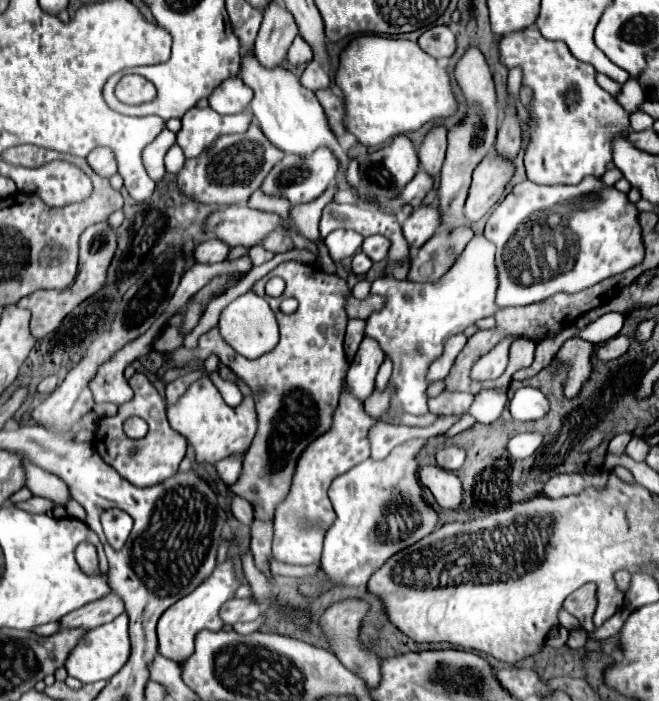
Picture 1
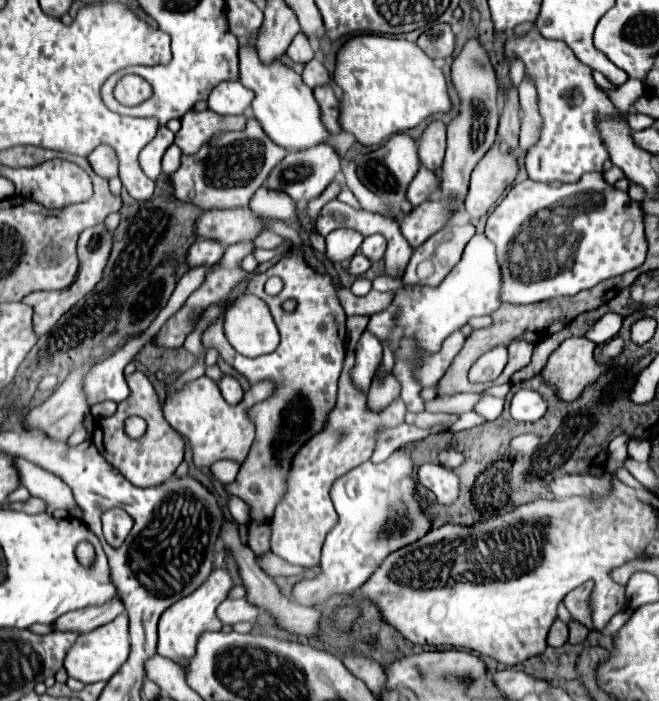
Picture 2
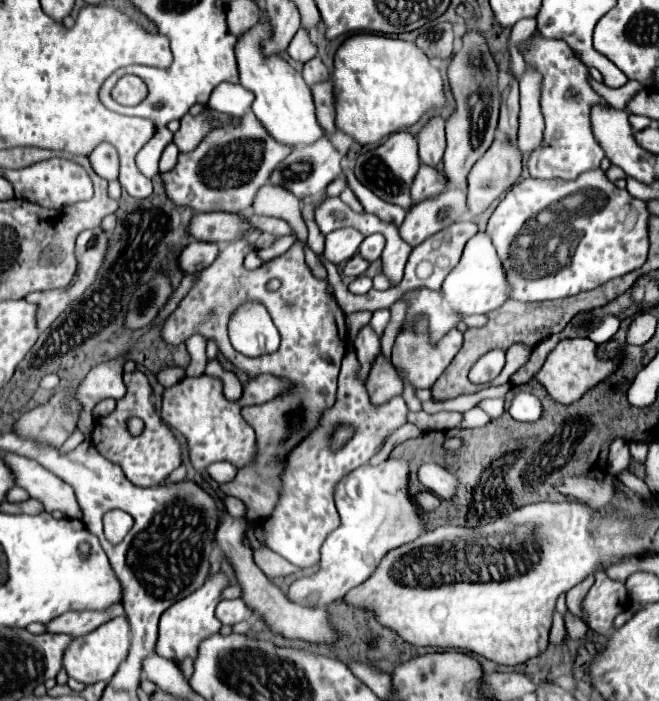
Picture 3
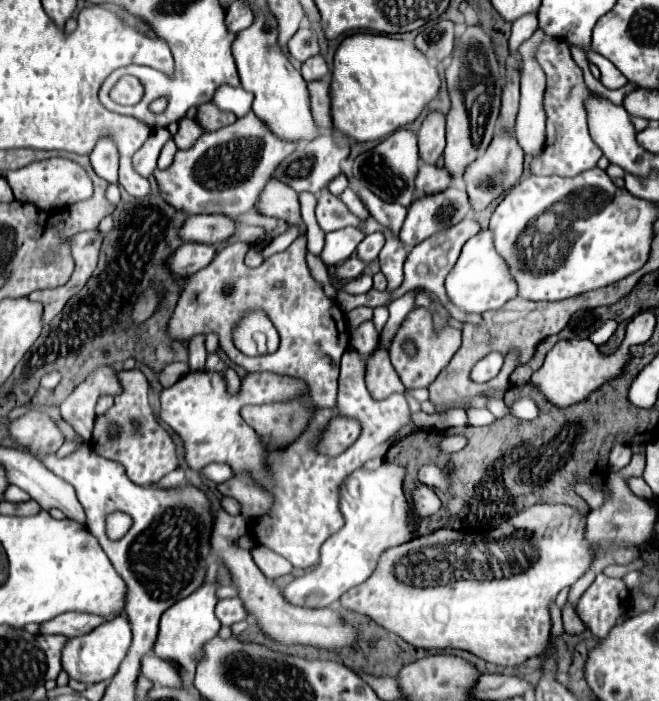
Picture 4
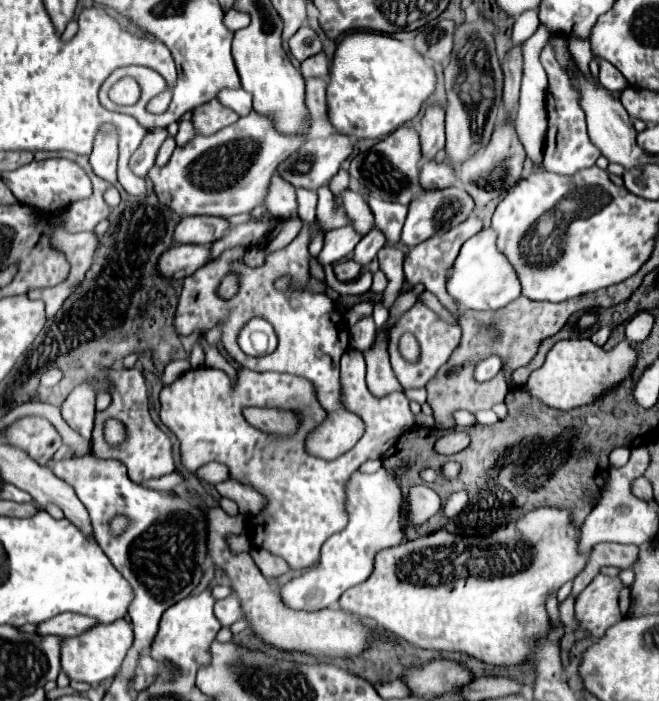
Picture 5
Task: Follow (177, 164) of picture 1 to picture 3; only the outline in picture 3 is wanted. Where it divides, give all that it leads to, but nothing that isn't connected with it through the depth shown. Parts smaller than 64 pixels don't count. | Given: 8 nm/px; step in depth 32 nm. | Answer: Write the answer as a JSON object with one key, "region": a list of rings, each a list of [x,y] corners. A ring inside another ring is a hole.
{"region":[[[174,142],[168,144],[168,148],[164,148],[164,152],[162,152],[162,156],[160,156],[160,172],[168,172],[168,170],[172,170],[172,168],[176,166],[178,152],[180,152],[180,150],[176,148]]]}

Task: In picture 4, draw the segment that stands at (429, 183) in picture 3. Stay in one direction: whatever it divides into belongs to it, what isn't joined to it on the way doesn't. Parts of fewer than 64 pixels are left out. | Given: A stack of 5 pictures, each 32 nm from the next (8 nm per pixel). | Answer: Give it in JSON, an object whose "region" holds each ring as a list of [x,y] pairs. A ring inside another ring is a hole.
{"region":[[[438,164],[420,166],[418,178],[416,178],[418,196],[436,194],[436,192],[446,190],[448,186],[452,186],[452,176],[448,176],[448,172],[444,172],[444,166],[438,166]]]}

